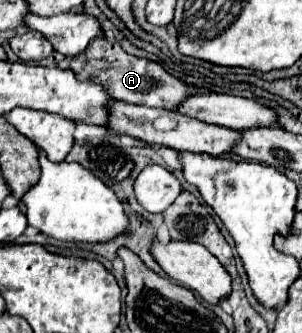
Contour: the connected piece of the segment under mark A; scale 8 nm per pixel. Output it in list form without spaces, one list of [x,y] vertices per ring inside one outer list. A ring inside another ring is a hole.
[[[96,37],[88,49],[82,55],[76,55],[70,63],[70,69],[78,75],[78,79],[94,79],[106,85],[110,89],[108,93],[116,97],[118,101],[134,103],[134,105],[146,105],[156,109],[168,109],[176,111],[186,97],[194,95],[194,87],[186,81],[170,75],[160,63],[150,59],[140,59],[130,53],[126,53],[118,43],[108,41],[106,37]]]

